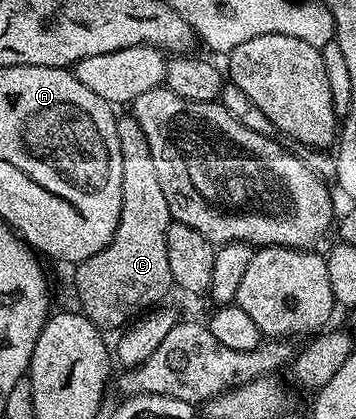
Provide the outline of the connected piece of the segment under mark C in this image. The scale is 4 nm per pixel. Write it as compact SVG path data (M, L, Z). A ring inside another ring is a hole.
M120 116L115 126L117 143L121 147L121 219L117 223L113 239L107 246L97 251L97 255L74 266L75 293L79 296L80 305L78 308L100 331L122 330L136 317L158 306L162 302L159 300L173 289L167 250L167 232L173 224L173 218L165 203L165 191L161 191L161 179L157 179L157 166L153 164L153 155L149 155L149 143L134 116Z

